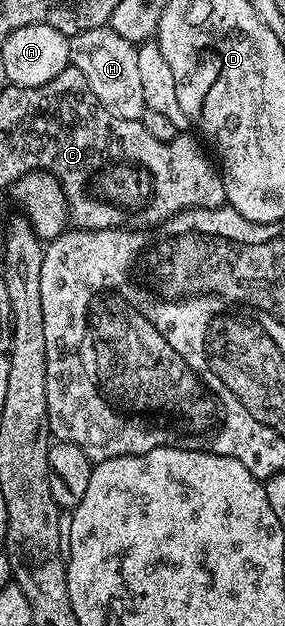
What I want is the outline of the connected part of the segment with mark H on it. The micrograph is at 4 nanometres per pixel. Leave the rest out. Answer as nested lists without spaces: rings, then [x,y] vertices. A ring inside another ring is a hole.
[[[108,26],[86,29],[68,41],[68,62],[77,67],[90,85],[94,97],[114,117],[143,120],[146,110],[142,80],[138,74],[137,44],[131,43]]]

